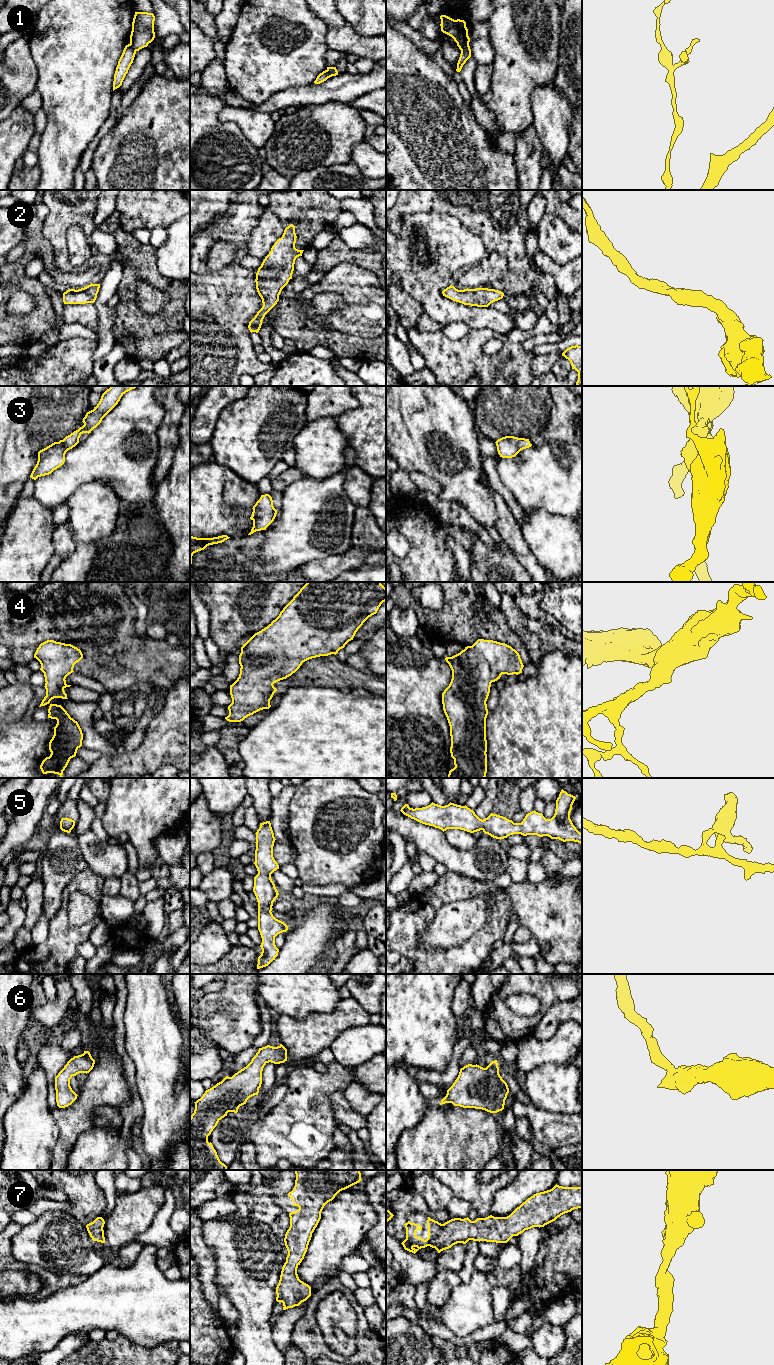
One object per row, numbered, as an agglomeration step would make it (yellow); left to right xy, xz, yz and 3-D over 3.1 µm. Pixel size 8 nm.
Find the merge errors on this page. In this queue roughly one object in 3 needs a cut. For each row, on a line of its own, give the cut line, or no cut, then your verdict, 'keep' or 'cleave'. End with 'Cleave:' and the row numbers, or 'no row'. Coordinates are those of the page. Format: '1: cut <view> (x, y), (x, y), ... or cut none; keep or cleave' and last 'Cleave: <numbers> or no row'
1: cut xy (129, 44), (135, 52); cleave
2: cut none; keep
3: cut none; keep
4: cut none; keep
5: cut none; keep
6: cut none; keep
7: cut none; keep
Cleave: 1

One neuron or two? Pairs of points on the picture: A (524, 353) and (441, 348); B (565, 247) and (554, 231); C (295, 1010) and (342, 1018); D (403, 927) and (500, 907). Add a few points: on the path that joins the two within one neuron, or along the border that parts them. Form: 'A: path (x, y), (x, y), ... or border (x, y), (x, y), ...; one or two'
A: path (503, 357), (497, 360), (462, 360); one
B: path (561, 243), (554, 235); one
C: border (334, 1009), (300, 1019), (288, 1016); two
D: path (422, 957), (463, 958), (484, 937); one

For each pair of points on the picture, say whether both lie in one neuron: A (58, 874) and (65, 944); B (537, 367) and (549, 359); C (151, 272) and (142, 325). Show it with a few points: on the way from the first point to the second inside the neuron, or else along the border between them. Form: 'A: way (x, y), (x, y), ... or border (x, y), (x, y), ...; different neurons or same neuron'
A: border (70, 881), (62, 892), (60, 908), (48, 921); different neurons
B: way (540, 365), (546, 361); same neuron
C: way (135, 275), (130, 280), (130, 309); same neuron

